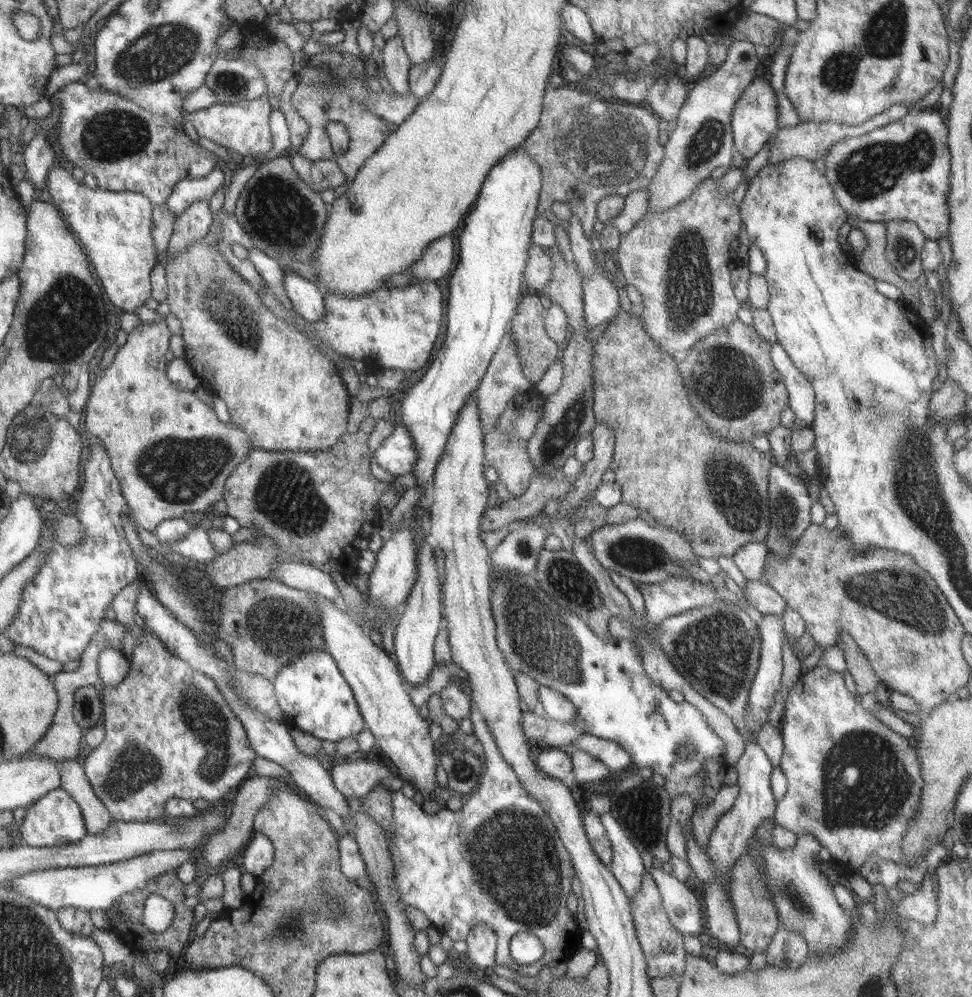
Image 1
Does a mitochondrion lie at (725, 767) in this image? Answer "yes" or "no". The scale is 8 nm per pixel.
no

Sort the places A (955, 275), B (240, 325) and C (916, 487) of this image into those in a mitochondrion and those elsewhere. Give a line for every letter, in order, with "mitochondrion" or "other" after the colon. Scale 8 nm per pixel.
A: other
B: mitochondrion
C: mitochondrion

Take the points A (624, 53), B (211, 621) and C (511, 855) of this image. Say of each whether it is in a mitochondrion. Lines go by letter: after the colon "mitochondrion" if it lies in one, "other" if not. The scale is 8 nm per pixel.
A: other
B: other
C: mitochondrion

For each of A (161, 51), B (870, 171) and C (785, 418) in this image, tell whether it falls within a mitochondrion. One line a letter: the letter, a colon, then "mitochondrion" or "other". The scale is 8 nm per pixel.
A: mitochondrion
B: mitochondrion
C: other

